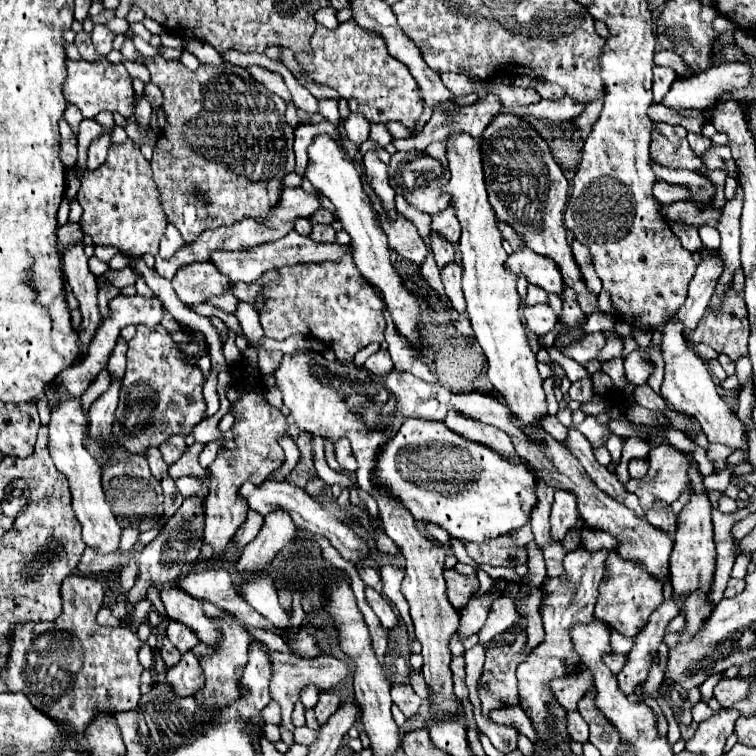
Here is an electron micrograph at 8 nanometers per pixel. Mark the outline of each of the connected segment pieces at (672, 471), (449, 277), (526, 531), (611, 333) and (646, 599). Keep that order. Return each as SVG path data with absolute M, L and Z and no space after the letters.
M661 446L651 450L647 476L629 480L625 488L627 492L639 496L643 512L655 506L671 506L675 500L679 500L681 492L689 488L689 476L685 474L687 468L687 456L675 448Z
M447 264L441 270L441 280L443 280L443 286L445 286L445 294L451 298L453 308L457 312L463 312L463 316L467 316L463 290L461 290L461 274L463 274L463 268L459 264Z
M525 524L523 528L519 528L517 532L513 532L513 536L511 536L515 542L517 542L517 546L521 546L521 544L529 544L531 540L533 540L533 532L531 532L531 526L529 524Z
M607 330L605 336L607 336L607 344L603 346L603 352L599 352L599 362L619 358L621 350L623 350L623 338L615 330Z
M611 552L611 556L607 558L607 574L599 584L595 614L611 622L611 628L615 628L619 634L629 638L637 636L645 628L651 612L663 602L661 590L663 590L663 584L659 584L659 580L655 580L651 572L643 568L643 564L627 562L617 552Z

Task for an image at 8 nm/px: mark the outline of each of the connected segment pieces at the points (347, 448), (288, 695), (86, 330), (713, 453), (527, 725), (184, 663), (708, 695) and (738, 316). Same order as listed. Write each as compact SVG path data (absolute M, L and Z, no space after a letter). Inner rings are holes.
M337 440L335 442L335 458L341 464L341 468L355 472L357 470L357 462L355 456L351 452L351 444L347 444L347 440Z
M263 646L269 660L271 660L271 668L273 668L273 674L271 674L271 696L273 700L277 700L281 704L281 710L283 710L283 720L281 720L281 726L287 728L287 730L295 730L295 726L291 724L291 712L293 712L293 706L297 702L297 696L299 696L299 690L305 686L305 684L317 684L323 692L335 688L337 684L345 682L351 674L351 664L345 662L345 660L337 660L329 654L323 654L315 660L305 660L305 658L297 658L293 654L283 654L283 652L273 652L269 650L267 646Z
M75 242L75 244L67 246L67 250L63 254L65 278L67 278L67 284L71 286L73 294L77 296L79 310L83 314L83 326L79 330L83 348L89 346L95 330L101 324L99 304L97 304L97 292L99 292L97 278L95 278L95 274L91 274L87 260L89 258L83 252L83 242Z
M709 444L709 448L707 448L707 456L709 456L709 460L727 458L729 454L731 454L731 450L729 450L727 446L723 446L723 444Z
M521 706L497 708L497 710L493 710L493 720L499 724L513 724L519 734L525 734L531 742L537 742L537 732Z
M187 652L181 662L167 672L167 682L179 696L193 696L199 692L199 688L203 688L203 670L199 668L199 658Z
M715 674L715 676L711 676L707 682L703 682L701 686L699 686L699 690L701 690L701 694L703 694L703 702L707 704L711 698L713 698L713 688L715 688L715 684L721 680L721 674Z
M733 286L725 290L725 300L719 310L705 312L703 320L699 320L695 330L685 330L685 336L691 344L709 344L719 354L727 354L733 362L741 356L749 356L747 352L747 340L749 340L749 318L747 318L747 306L743 304L743 292L735 292Z

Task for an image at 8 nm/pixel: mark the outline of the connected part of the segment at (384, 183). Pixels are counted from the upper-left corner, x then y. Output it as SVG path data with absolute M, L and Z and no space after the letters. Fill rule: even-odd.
M371 150L365 152L363 162L365 162L365 168L367 168L367 178L371 182L371 188L381 198L381 202L387 208L387 214L391 216L391 220L395 220L395 190L389 186L387 166Z

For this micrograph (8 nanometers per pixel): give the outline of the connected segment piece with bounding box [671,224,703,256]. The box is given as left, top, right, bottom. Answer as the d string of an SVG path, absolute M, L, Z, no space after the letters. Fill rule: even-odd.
M673 226L671 228L675 234L677 234L677 238L681 240L681 246L685 248L685 250L691 250L691 254L693 256L699 256L699 252L701 252L701 248L703 248L703 242L701 242L701 238L699 238L699 232L697 232L697 228L691 228L691 226Z

